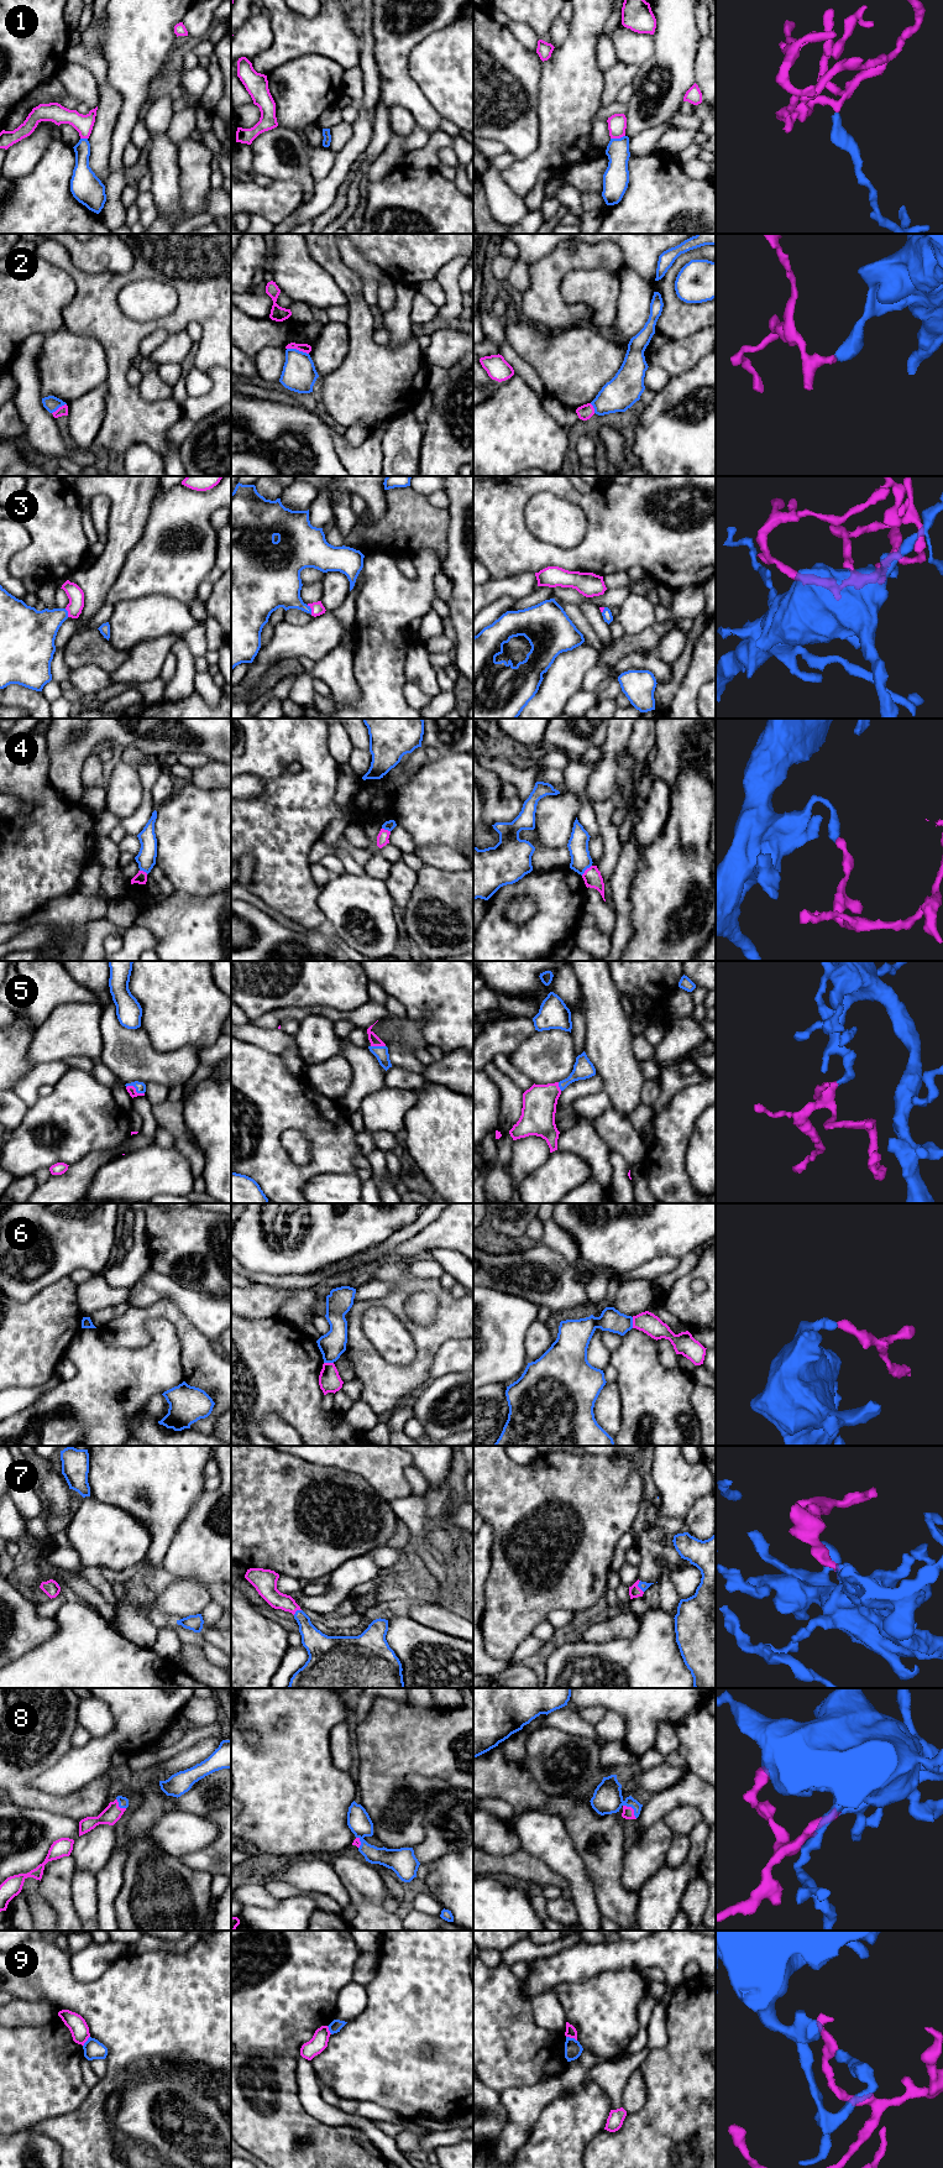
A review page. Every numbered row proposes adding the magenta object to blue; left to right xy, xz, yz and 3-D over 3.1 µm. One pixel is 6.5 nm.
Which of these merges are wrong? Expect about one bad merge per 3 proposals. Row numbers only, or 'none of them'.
1, 2, 4, 6, 9

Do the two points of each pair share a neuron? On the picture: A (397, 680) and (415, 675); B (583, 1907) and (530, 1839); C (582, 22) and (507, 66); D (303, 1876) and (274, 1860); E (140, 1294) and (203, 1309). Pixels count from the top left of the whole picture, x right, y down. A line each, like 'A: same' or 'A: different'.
A: different
B: same
C: different
D: same
E: same

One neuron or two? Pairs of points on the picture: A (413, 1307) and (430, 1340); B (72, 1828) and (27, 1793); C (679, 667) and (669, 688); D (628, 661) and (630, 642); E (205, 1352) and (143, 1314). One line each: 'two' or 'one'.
A: two
B: two
C: one
D: two
E: one

